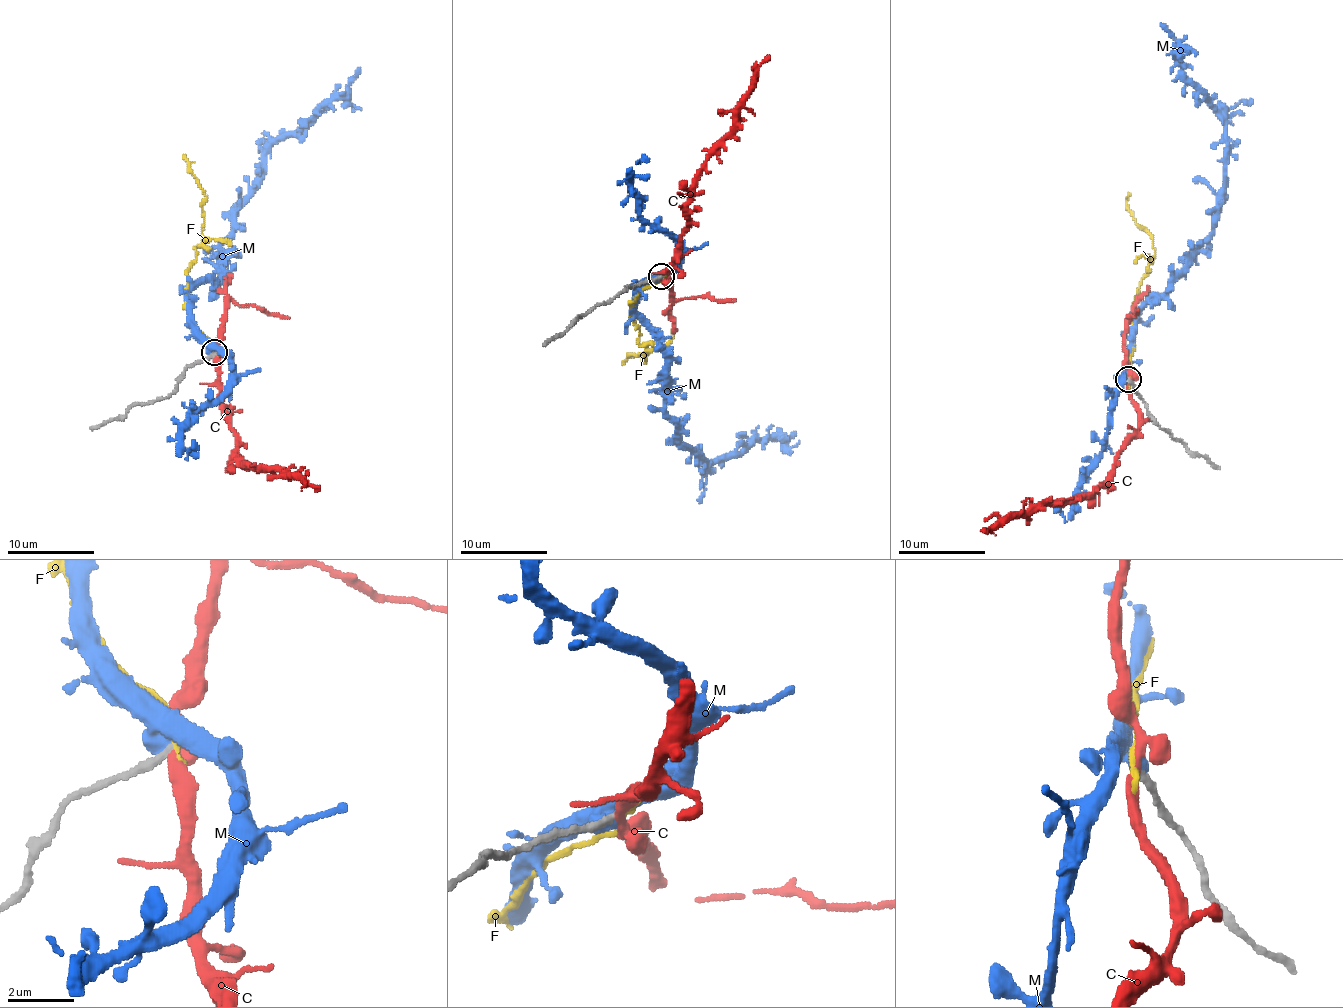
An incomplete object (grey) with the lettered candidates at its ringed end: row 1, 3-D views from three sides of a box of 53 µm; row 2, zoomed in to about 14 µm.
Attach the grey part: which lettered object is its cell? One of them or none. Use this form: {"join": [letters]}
{"join": []}

